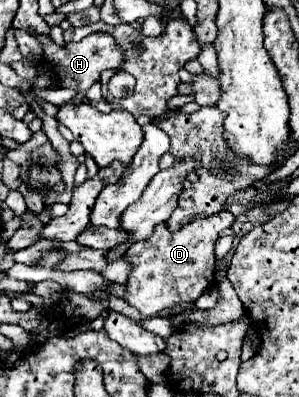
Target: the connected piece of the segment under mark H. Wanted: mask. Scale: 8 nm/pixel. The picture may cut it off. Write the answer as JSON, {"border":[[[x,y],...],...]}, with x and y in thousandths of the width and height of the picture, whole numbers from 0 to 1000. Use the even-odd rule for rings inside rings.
{"border":[[[301,86],[281,101],[254,111],[221,111],[221,116],[187,116],[174,96],[161,91],[120,91],[140,106],[154,156],[187,156],[174,161],[174,176],[207,196],[214,222],[247,222],[261,232],[294,232],[294,222],[334,196],[334,181],[355,171],[401,171],[415,156],[415,131],[401,116],[388,116],[388,101],[368,86]]]}

